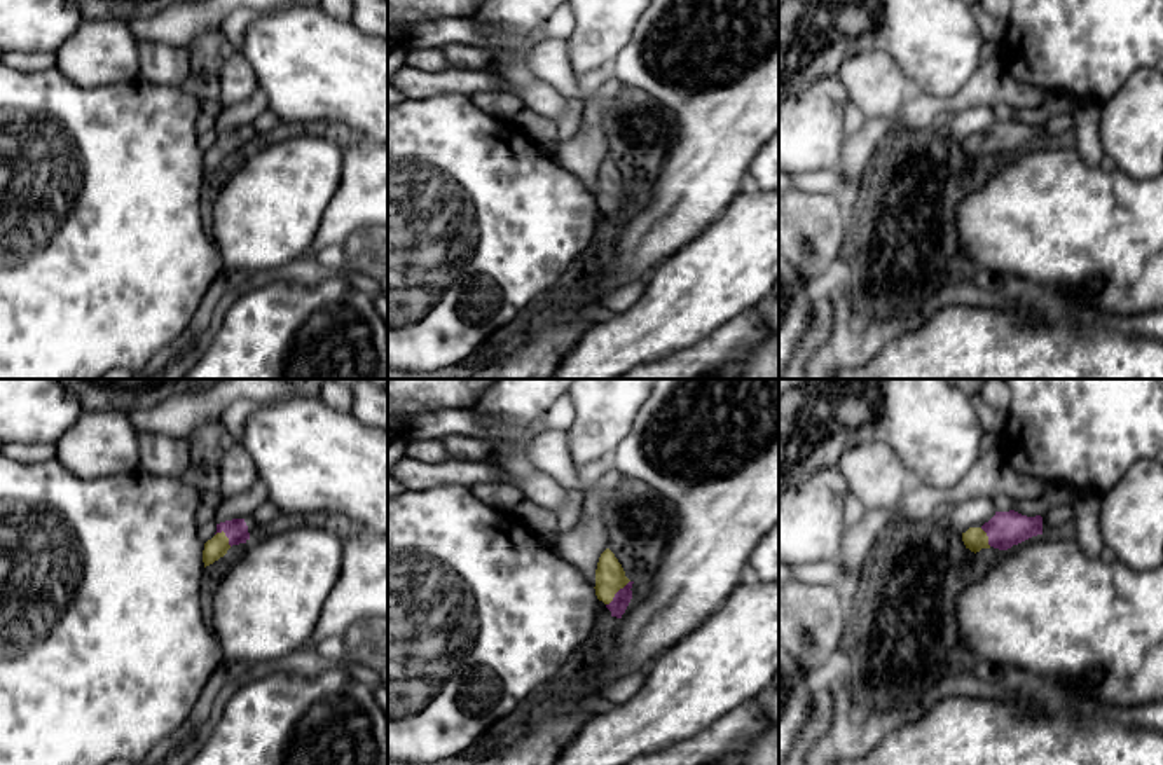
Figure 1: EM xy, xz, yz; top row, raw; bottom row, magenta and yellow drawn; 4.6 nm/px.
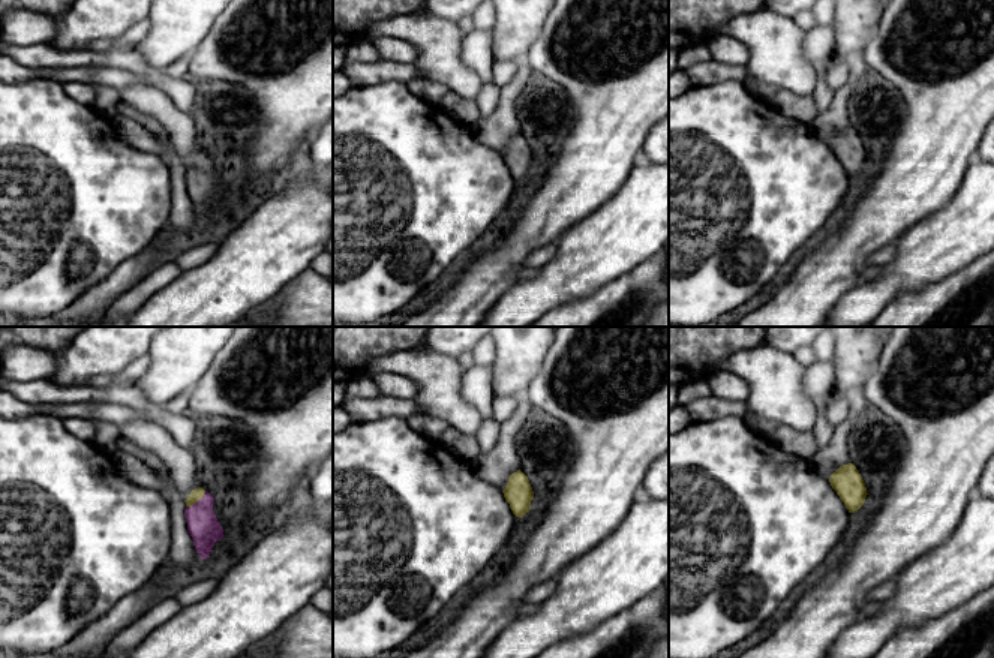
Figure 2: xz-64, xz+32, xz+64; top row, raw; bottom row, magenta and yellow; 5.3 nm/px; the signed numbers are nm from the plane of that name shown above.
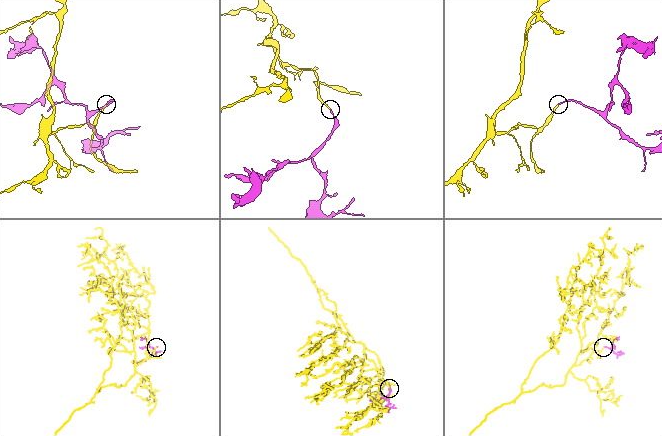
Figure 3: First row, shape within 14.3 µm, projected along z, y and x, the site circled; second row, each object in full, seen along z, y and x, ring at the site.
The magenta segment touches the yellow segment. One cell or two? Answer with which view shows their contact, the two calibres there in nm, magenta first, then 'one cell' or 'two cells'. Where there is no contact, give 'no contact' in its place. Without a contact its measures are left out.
xz | 80/140 nm | one cell

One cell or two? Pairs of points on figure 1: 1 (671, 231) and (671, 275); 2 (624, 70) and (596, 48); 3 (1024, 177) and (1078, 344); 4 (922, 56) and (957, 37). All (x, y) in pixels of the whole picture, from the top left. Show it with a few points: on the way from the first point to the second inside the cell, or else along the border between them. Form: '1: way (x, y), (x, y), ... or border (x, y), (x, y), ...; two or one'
1: border (704, 229), (645, 278); two
2: border (636, 27), (610, 65); two
3: border (1101, 280), (1090, 280), (1081, 289), (1034, 290); two
4: way (931, 48), (936, 42), (949, 42); one

